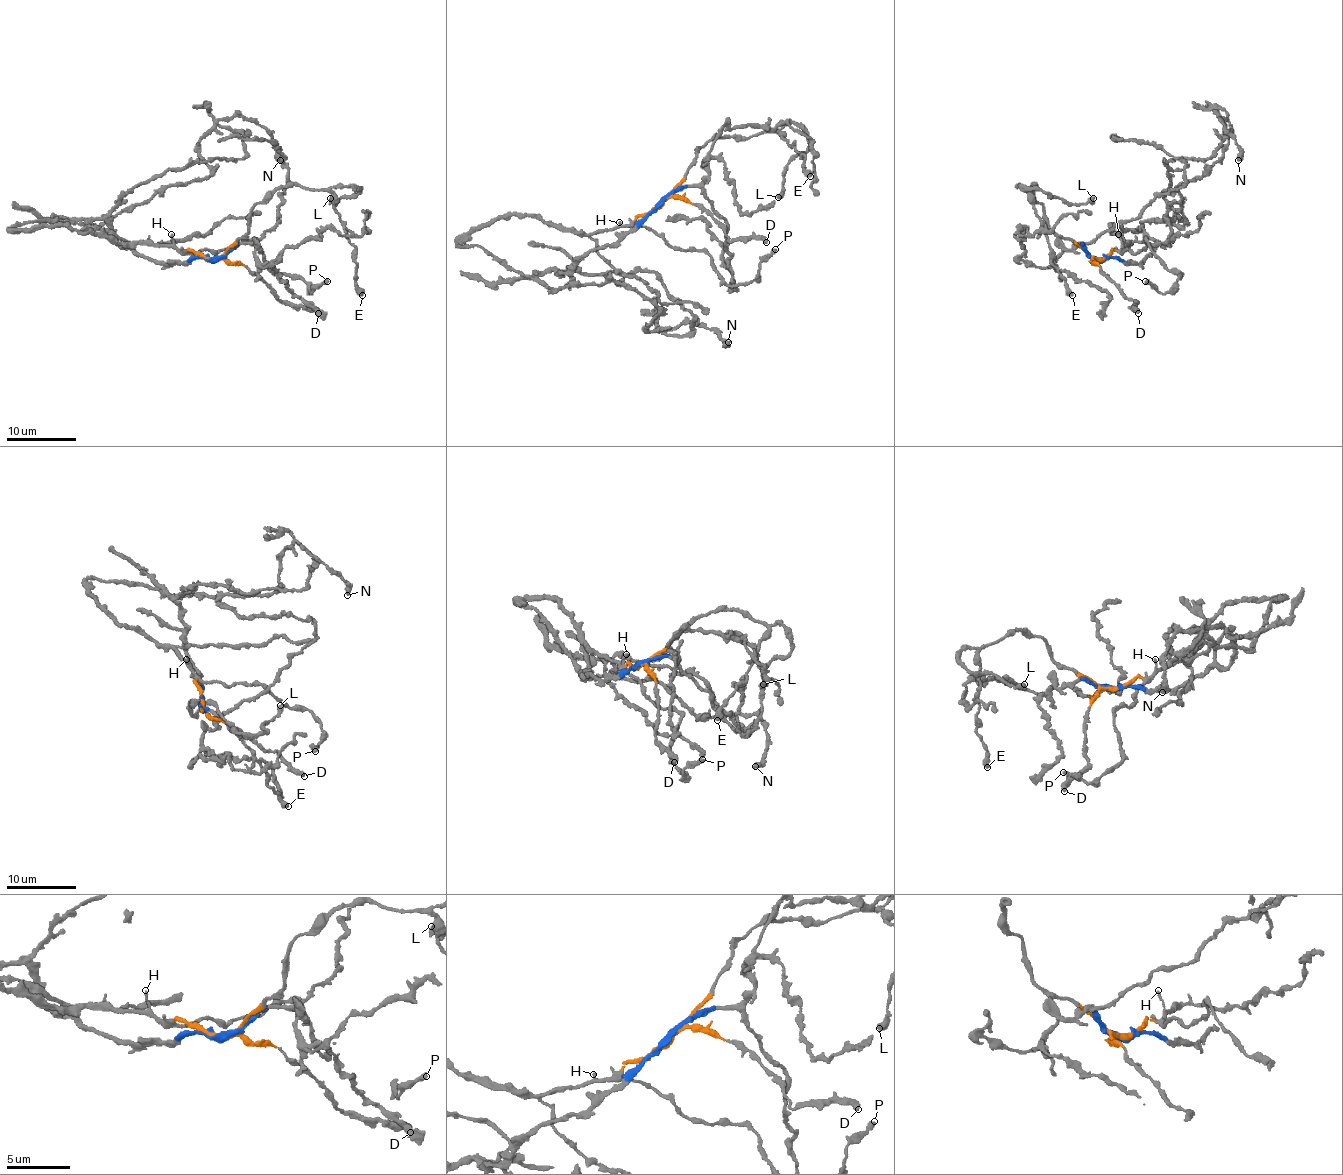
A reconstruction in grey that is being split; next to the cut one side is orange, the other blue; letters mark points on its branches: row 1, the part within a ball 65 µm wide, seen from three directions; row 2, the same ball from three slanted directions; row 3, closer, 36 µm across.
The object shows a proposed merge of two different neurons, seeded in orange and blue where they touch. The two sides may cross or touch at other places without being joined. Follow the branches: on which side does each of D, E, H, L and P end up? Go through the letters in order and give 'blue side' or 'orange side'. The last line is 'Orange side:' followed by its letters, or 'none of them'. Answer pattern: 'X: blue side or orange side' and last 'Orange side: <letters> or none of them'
D: orange side
E: orange side
H: orange side
L: orange side
P: orange side
Orange side: D, E, H, L, P

